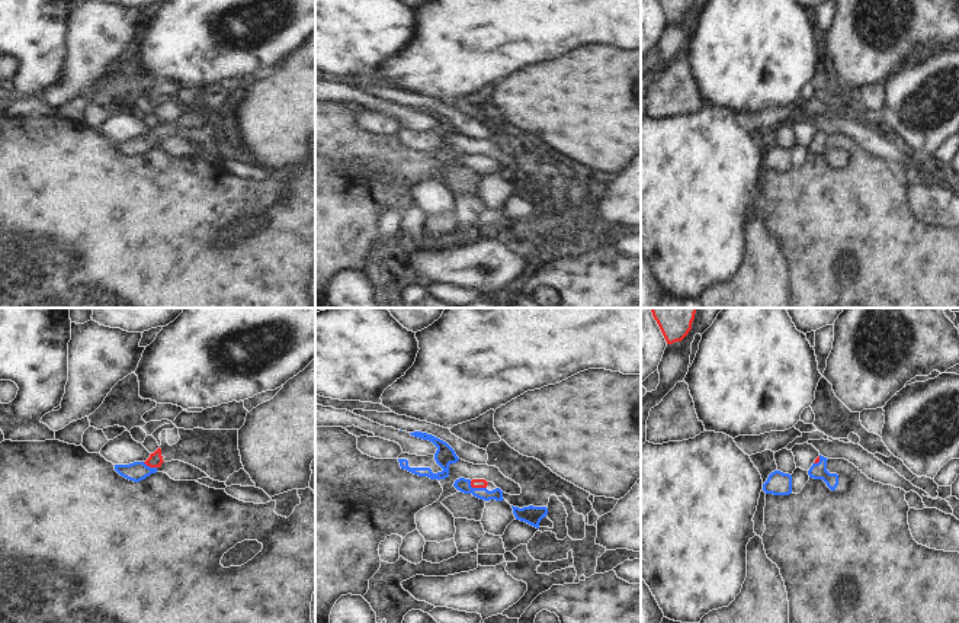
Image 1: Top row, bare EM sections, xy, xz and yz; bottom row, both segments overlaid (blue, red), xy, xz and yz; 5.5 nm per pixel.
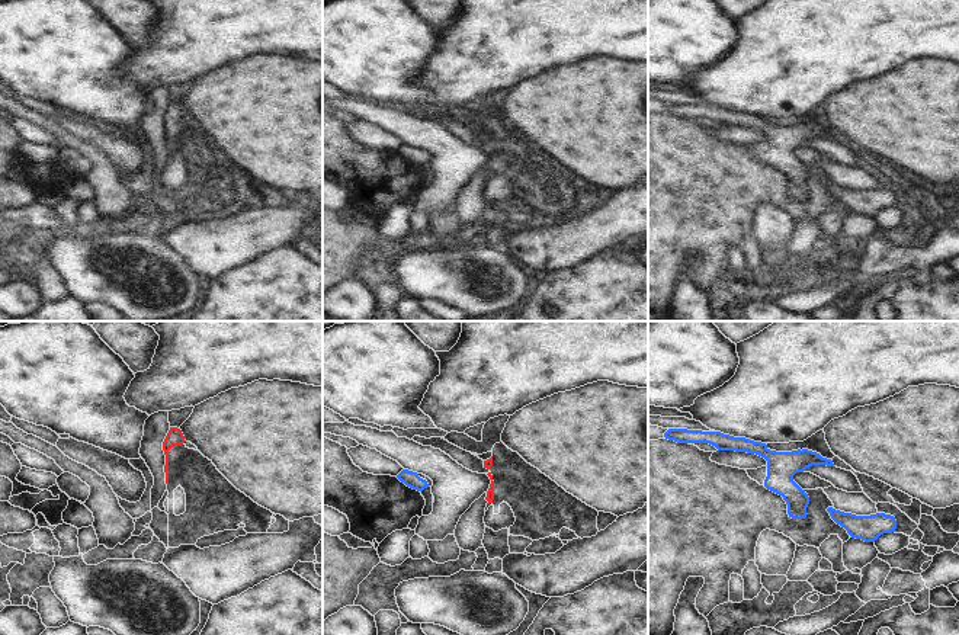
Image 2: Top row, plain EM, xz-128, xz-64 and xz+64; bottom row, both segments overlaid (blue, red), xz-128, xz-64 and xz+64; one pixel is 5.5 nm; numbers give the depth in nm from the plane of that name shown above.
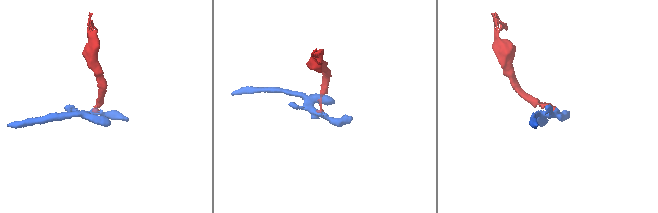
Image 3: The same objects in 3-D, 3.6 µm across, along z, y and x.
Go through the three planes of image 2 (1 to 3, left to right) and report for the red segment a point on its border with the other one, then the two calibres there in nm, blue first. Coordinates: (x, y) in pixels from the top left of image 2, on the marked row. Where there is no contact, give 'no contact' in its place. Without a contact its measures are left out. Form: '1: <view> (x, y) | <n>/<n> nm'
1: no contact
2: no contact
3: no contact

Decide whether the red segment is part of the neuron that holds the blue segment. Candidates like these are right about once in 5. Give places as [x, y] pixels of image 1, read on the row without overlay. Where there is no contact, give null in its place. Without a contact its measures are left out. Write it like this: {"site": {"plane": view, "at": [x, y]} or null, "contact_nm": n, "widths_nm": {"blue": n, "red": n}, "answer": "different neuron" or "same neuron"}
{"site": {"plane": "xz", "at": [477, 163]}, "contact_nm": 100, "widths_nm": {"blue": 80, "red": 50}, "answer": "same neuron"}

